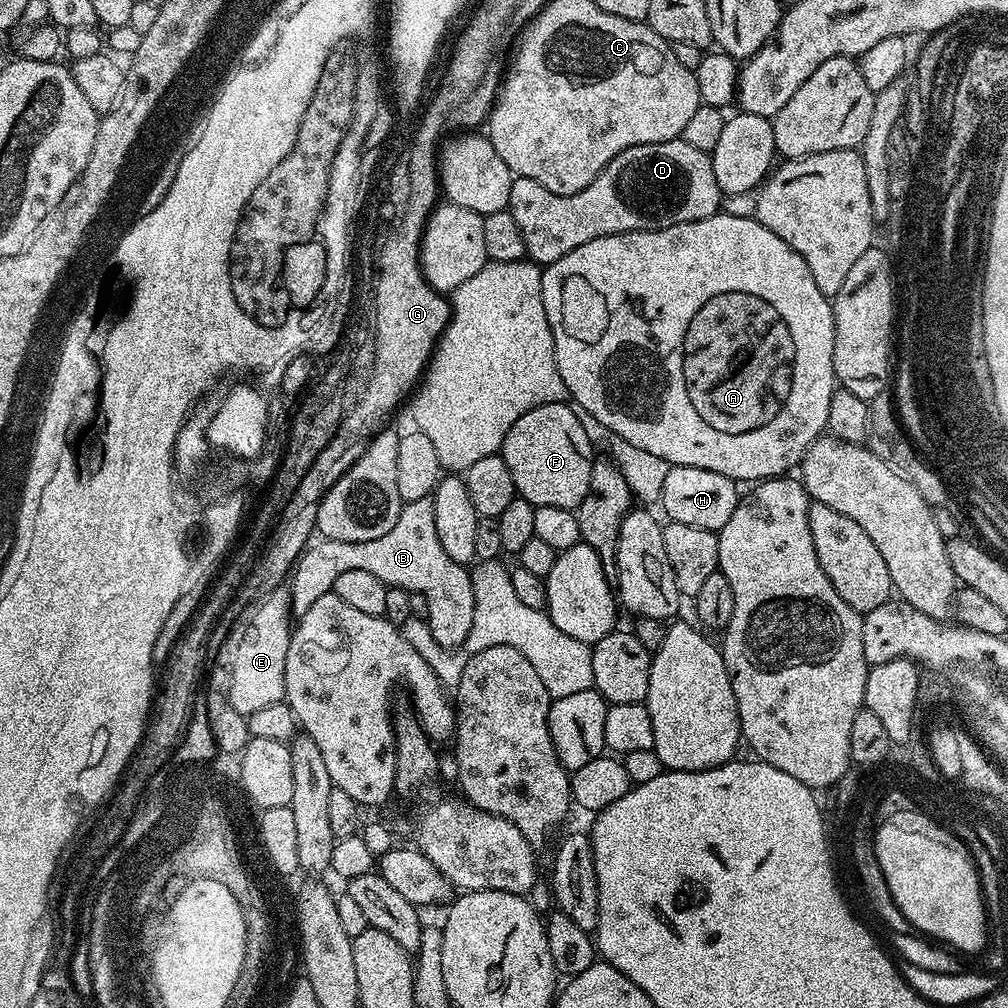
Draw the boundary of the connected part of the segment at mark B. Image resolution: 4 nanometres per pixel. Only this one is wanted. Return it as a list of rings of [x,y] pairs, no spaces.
[[[418,498],[418,502],[404,504],[398,514],[398,522],[394,522],[394,527],[382,534],[382,538],[374,538],[370,542],[321,539],[319,543],[305,548],[290,573],[293,617],[306,614],[318,598],[332,591],[334,582],[342,574],[349,570],[367,570],[389,588],[426,594],[428,629],[438,646],[458,648],[466,642],[466,634],[470,634],[470,626],[474,626],[472,573],[465,565],[455,564],[446,550],[442,550],[438,530],[434,530],[431,499]]]

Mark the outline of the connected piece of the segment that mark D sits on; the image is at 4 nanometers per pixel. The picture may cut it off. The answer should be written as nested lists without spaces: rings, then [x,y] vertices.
[[[677,138],[622,150],[622,154],[610,161],[602,174],[598,174],[598,178],[586,186],[586,190],[578,190],[578,194],[554,194],[546,190],[546,186],[534,182],[534,178],[516,176],[510,186],[507,211],[514,214],[514,222],[518,222],[518,230],[522,230],[522,242],[526,242],[528,256],[536,264],[547,266],[570,254],[570,250],[586,242],[594,242],[594,238],[621,236],[624,232],[657,232],[682,222],[698,222],[707,216],[716,215],[721,208],[722,193],[718,178],[714,178],[711,155],[702,150],[694,150],[694,146]]]

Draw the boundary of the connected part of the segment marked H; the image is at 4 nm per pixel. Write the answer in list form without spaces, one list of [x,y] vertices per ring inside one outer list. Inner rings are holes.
[[[672,466],[662,485],[658,501],[664,507],[667,519],[671,522],[686,522],[686,526],[698,526],[698,530],[710,530],[719,533],[726,522],[730,522],[730,514],[734,514],[741,493],[736,492],[737,481],[729,476],[718,474],[714,470],[702,470],[698,466]]]

